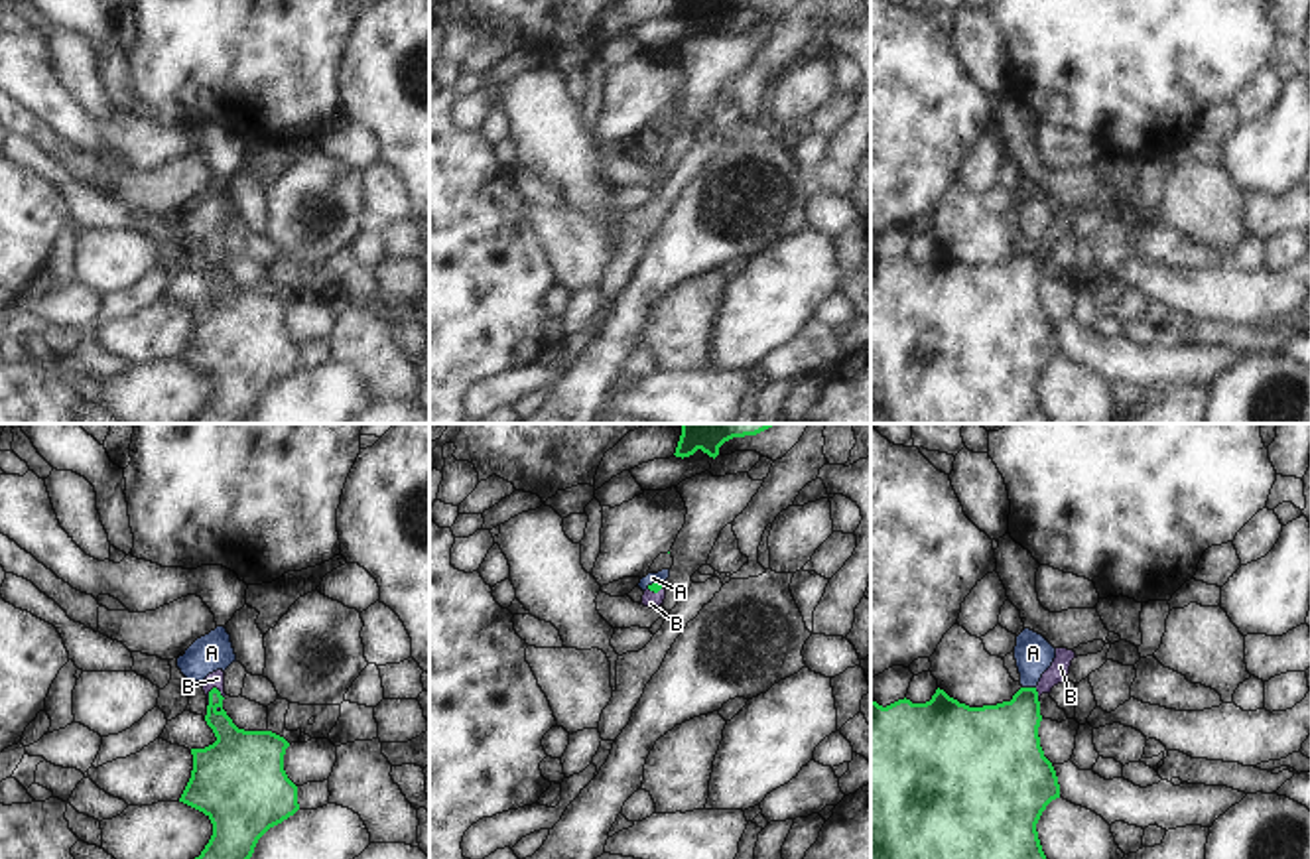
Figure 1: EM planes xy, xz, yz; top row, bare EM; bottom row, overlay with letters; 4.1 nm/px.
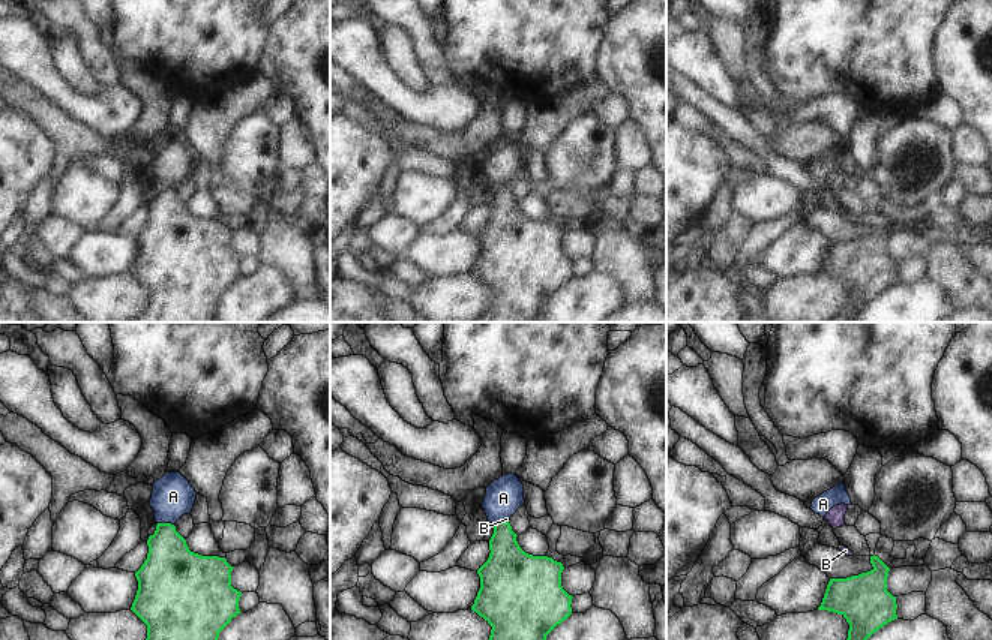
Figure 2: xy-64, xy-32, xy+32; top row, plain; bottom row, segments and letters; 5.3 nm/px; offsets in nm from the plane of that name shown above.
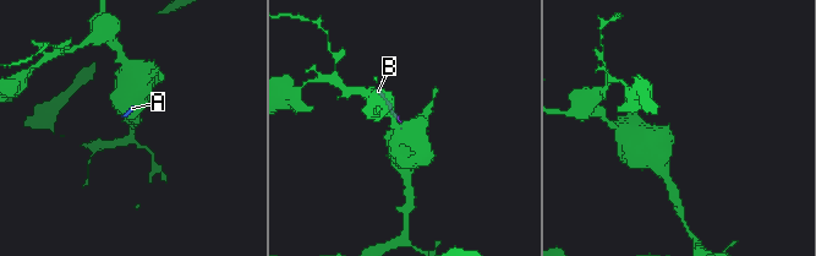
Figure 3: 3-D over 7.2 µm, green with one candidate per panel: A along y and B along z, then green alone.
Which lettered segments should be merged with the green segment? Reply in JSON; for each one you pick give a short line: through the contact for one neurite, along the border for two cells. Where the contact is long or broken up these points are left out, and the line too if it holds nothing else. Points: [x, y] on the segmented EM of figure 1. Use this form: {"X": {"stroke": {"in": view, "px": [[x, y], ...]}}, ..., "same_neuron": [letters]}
{"B": {"stroke": {"in": "xy", "px": [[235, 751], [209, 696], [217, 678]]}}, "same_neuron": ["B"]}

